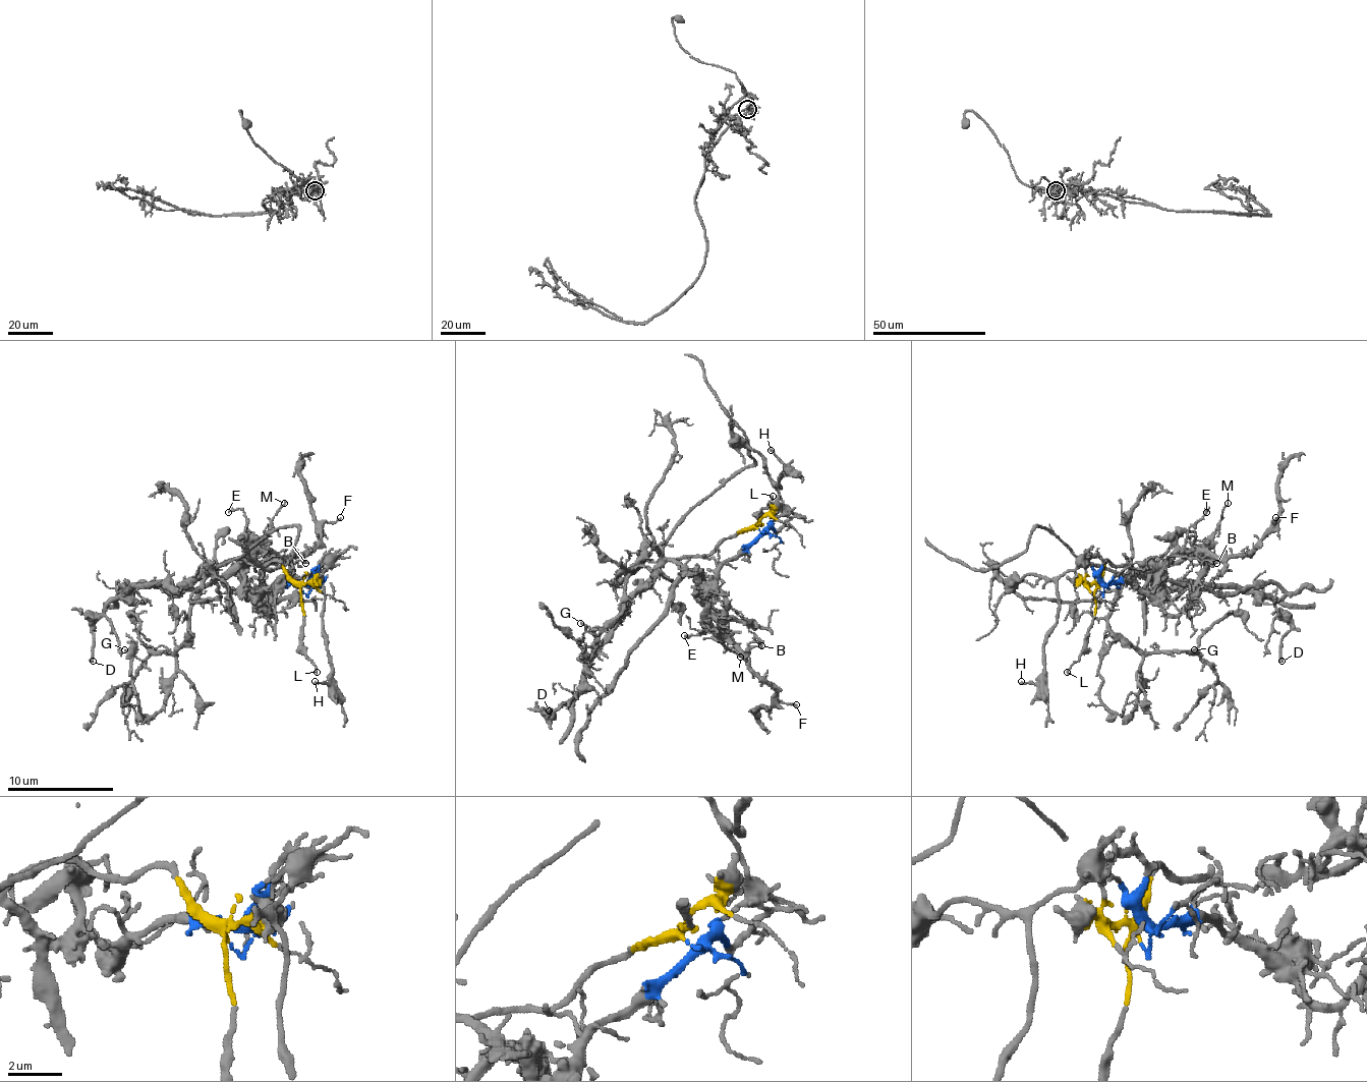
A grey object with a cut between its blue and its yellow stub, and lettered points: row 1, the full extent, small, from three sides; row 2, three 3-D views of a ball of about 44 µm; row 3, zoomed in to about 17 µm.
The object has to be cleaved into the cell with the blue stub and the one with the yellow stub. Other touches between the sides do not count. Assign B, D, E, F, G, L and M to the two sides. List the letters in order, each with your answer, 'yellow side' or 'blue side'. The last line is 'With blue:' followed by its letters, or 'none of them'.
B: blue side
D: yellow side
E: blue side
F: blue side
G: yellow side
L: yellow side
M: blue side
With blue: B, E, F, M

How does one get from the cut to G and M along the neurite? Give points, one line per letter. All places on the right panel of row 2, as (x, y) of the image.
G: (1100, 589), (1100, 569), (1127, 558), (1130, 574), (1108, 627), (1143, 651), (1194, 651), (1199, 659), (1194, 648)
M: (1100, 589), (1105, 584), (1130, 582), (1151, 592), (1166, 569), (1180, 563), (1196, 550), (1217, 526), (1229, 502)

